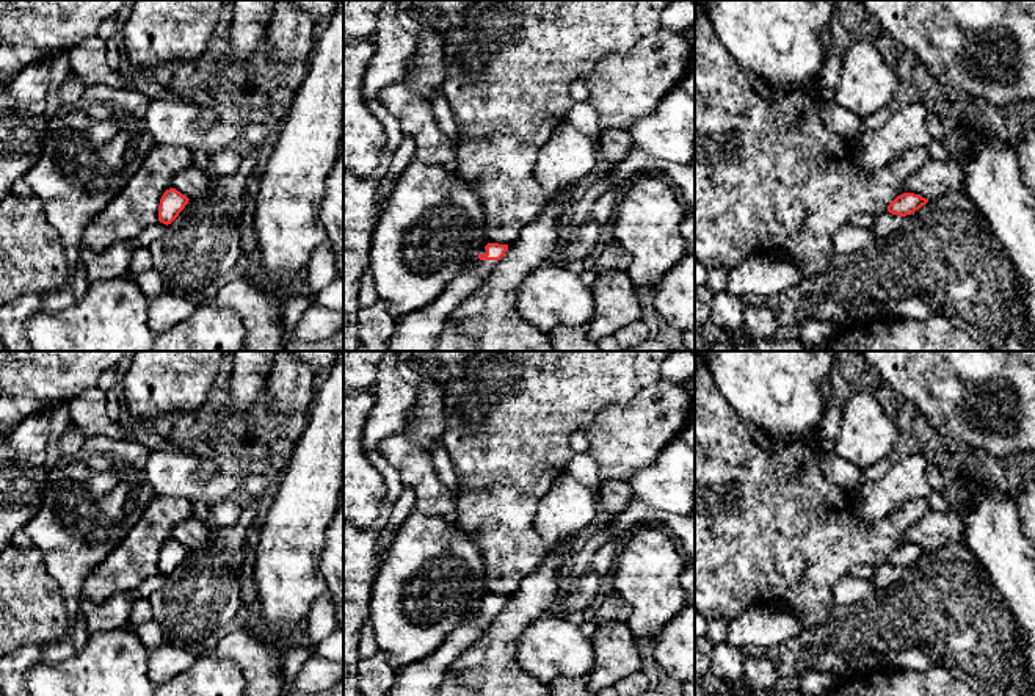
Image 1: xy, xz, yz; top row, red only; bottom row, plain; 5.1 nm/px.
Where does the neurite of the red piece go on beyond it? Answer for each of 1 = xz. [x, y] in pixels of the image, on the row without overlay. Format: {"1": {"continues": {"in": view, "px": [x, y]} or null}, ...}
{"1": {"continues": {"in": "xz", "px": [424, 677]}}}

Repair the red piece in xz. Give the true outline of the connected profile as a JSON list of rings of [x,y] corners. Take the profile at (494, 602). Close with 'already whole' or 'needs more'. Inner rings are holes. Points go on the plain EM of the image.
[[[488,594],[478,605],[478,613],[463,621],[434,654],[398,671],[389,696],[438,696],[448,668],[481,636],[507,602],[508,596]]] | needs more

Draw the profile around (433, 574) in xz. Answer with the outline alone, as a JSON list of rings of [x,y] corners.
[[[414,509],[400,525],[376,574],[370,621],[378,651],[401,671],[434,654],[442,641],[489,594],[485,563],[477,544],[447,517]]]

